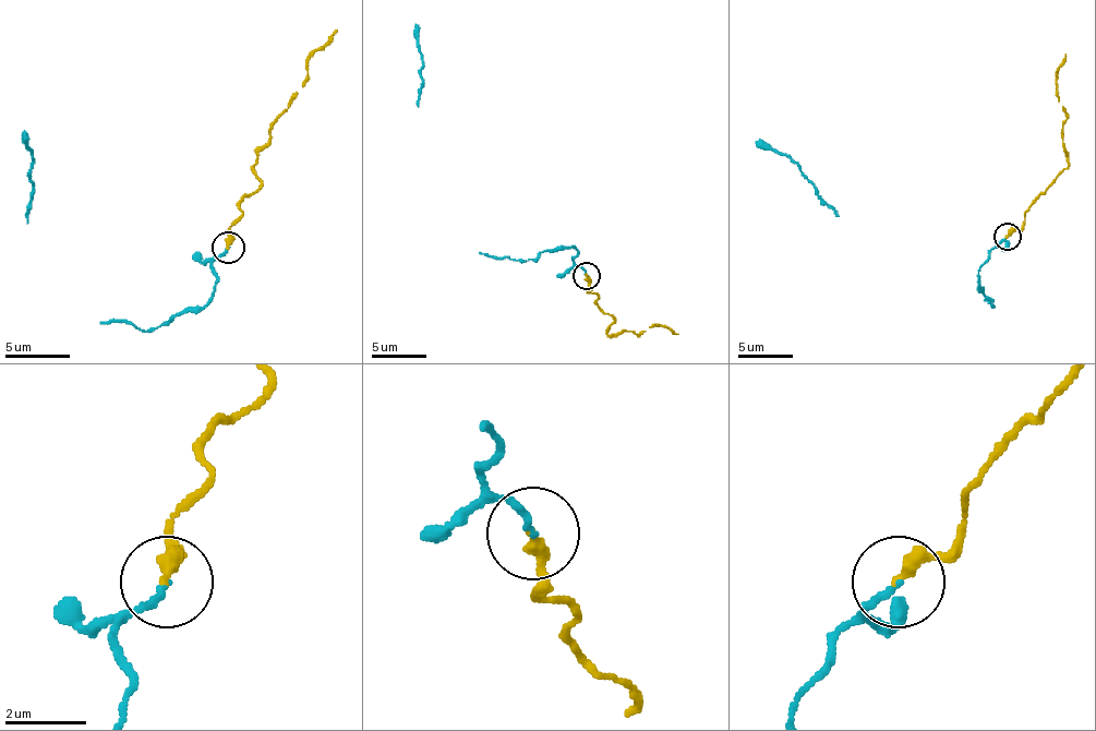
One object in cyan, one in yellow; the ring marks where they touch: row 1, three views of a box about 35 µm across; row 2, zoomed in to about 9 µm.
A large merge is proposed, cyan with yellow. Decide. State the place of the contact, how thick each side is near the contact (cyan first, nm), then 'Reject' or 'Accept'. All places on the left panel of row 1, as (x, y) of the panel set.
Place: (228, 247). Thickness 150 nm (cyan) against 340 nm. Accept

